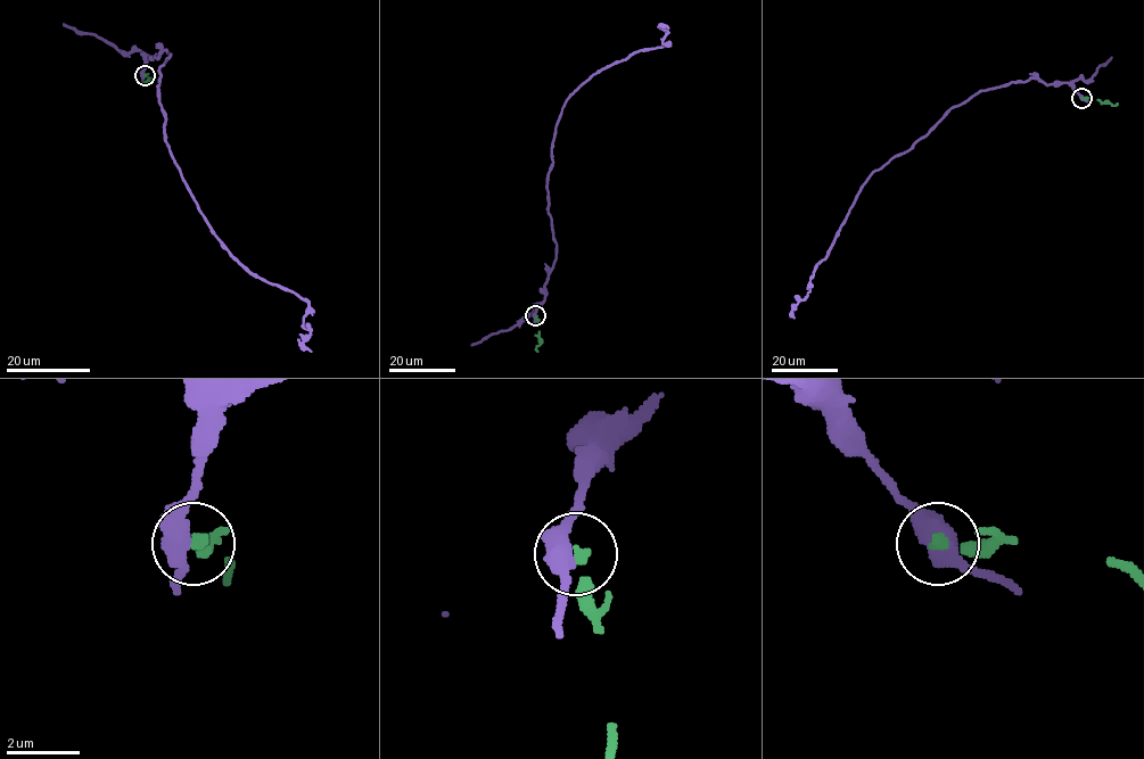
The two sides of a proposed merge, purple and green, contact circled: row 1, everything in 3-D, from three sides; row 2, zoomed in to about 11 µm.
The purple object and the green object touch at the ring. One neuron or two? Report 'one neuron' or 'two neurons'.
two neurons

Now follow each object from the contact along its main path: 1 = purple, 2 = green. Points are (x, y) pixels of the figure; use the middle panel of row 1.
1: (535, 315), (556, 258), (548, 174), (561, 109), (595, 73), (663, 47), (667, 32), (663, 25), (668, 27)
2: (535, 315), (538, 351)

